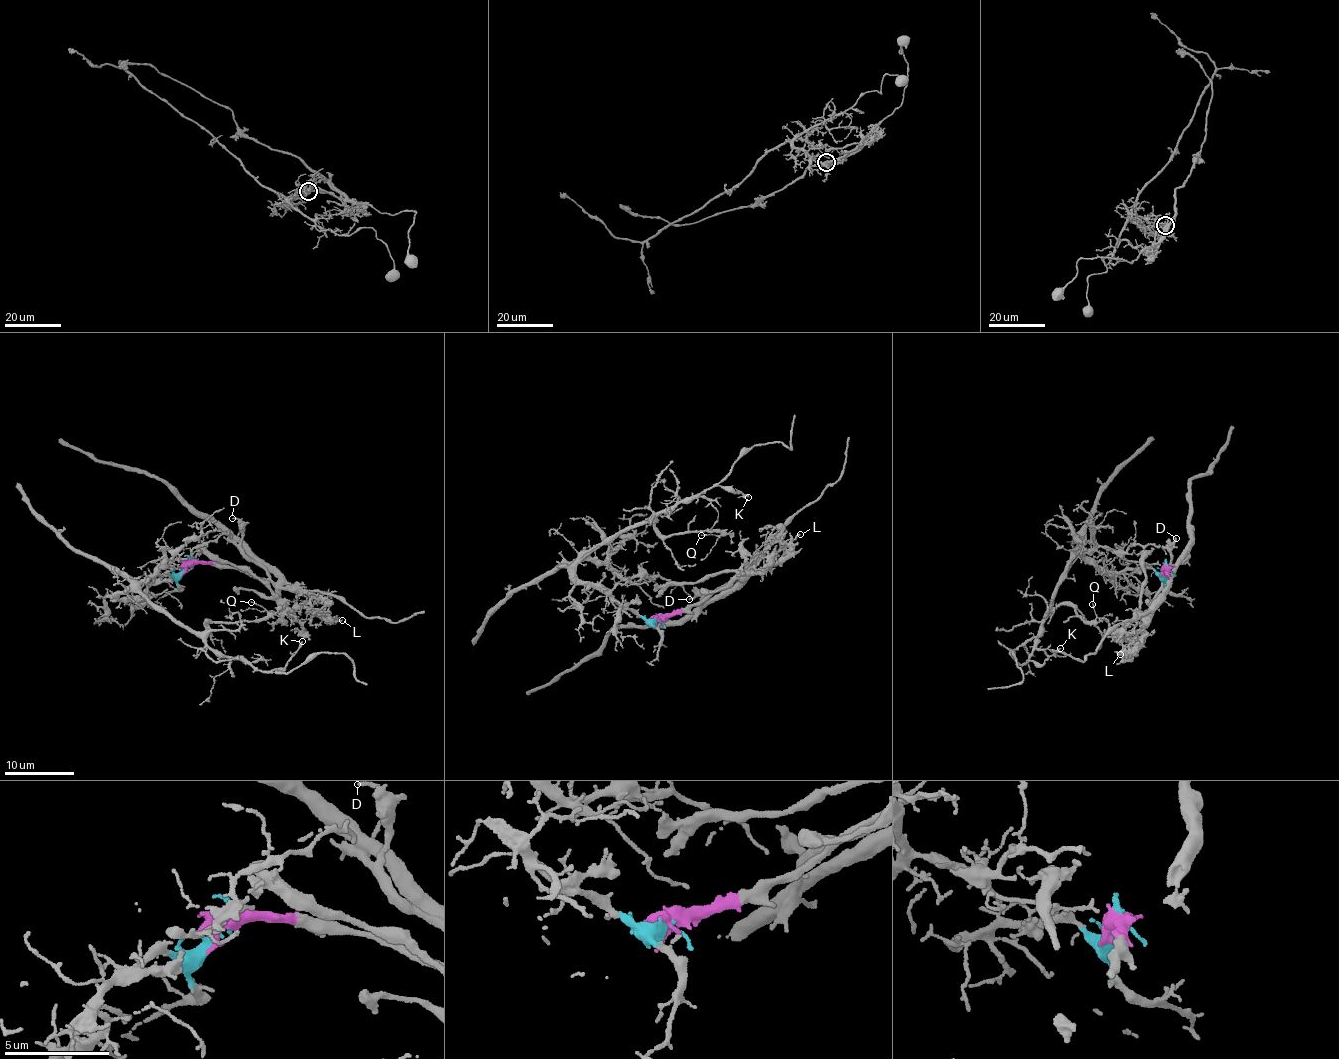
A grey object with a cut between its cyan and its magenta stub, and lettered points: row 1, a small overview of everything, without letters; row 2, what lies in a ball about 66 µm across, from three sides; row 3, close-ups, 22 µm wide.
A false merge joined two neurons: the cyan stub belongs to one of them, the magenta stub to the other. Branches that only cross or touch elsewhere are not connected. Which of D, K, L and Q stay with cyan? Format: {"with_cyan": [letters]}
{"with_cyan": ["K", "Q"]}

